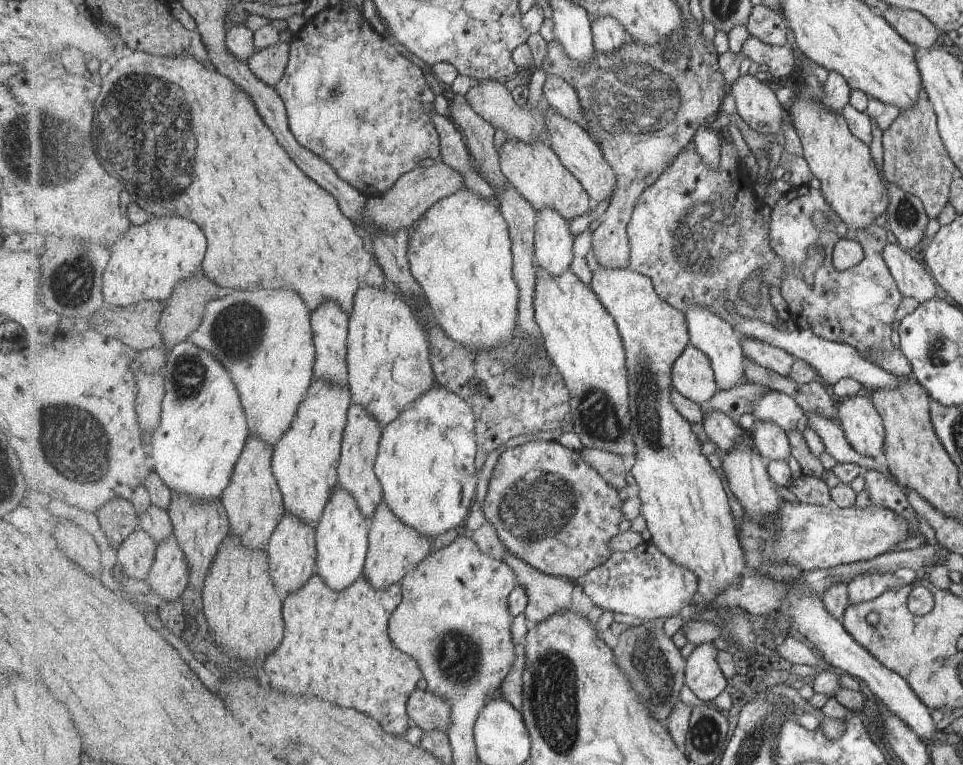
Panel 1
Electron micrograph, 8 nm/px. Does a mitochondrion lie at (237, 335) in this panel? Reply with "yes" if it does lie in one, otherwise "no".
yes

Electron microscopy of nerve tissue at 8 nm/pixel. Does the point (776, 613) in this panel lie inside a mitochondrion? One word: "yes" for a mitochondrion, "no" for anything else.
no

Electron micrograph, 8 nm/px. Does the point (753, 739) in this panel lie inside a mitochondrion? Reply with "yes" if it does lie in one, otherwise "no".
yes

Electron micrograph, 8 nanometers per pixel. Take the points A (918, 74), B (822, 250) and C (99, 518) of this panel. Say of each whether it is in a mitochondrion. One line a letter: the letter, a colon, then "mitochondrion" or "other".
A: other
B: other
C: other

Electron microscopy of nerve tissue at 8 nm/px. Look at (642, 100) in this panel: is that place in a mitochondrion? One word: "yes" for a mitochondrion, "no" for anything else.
yes

